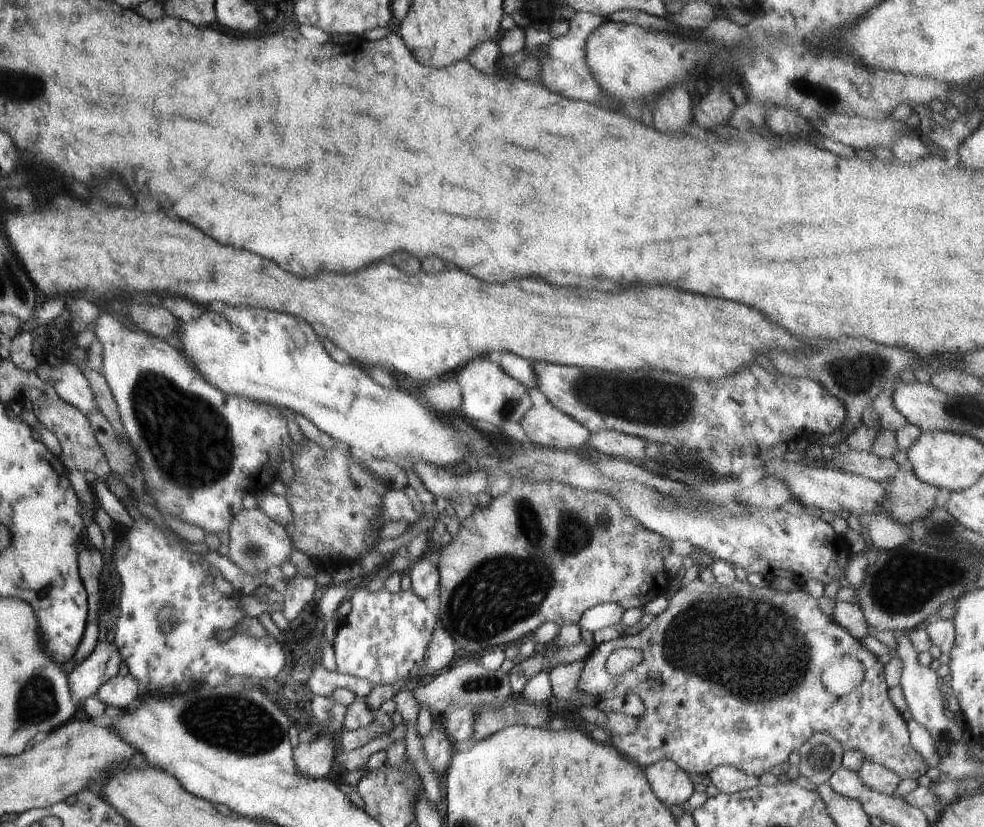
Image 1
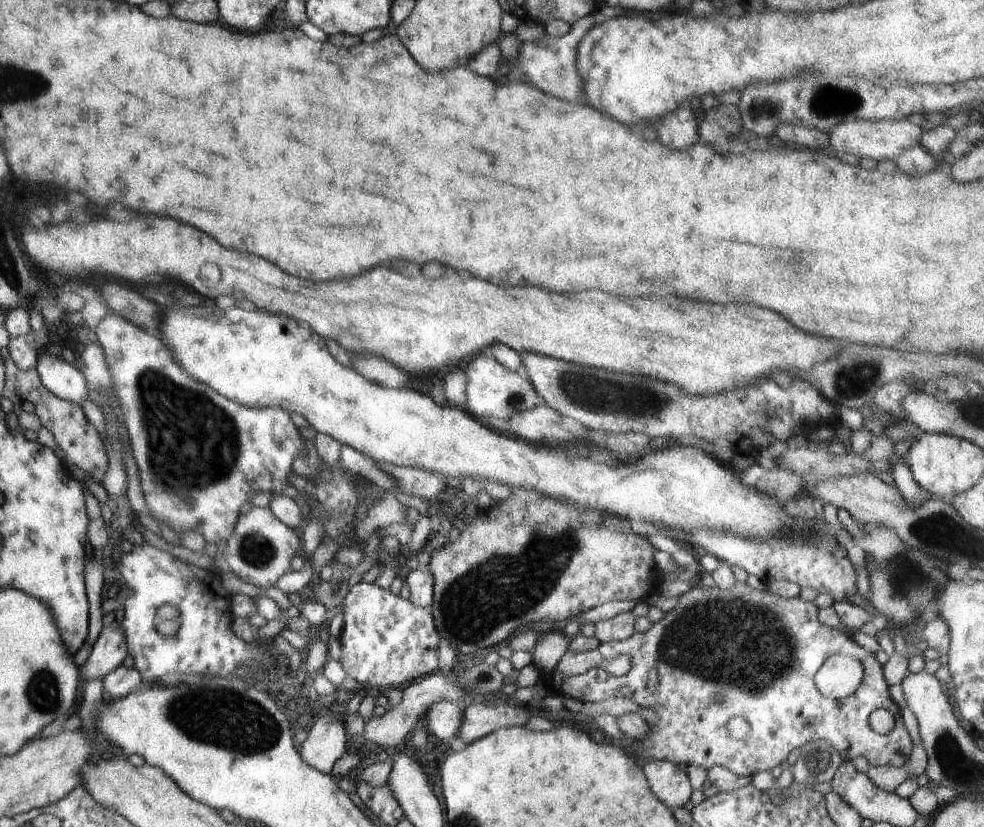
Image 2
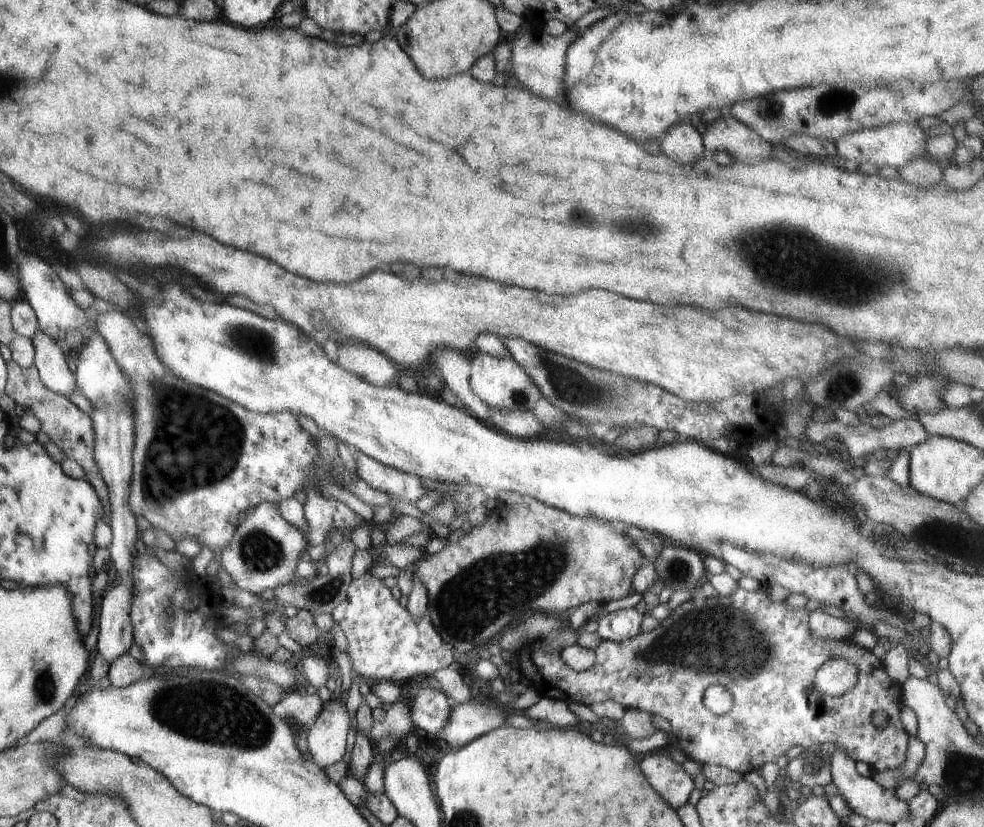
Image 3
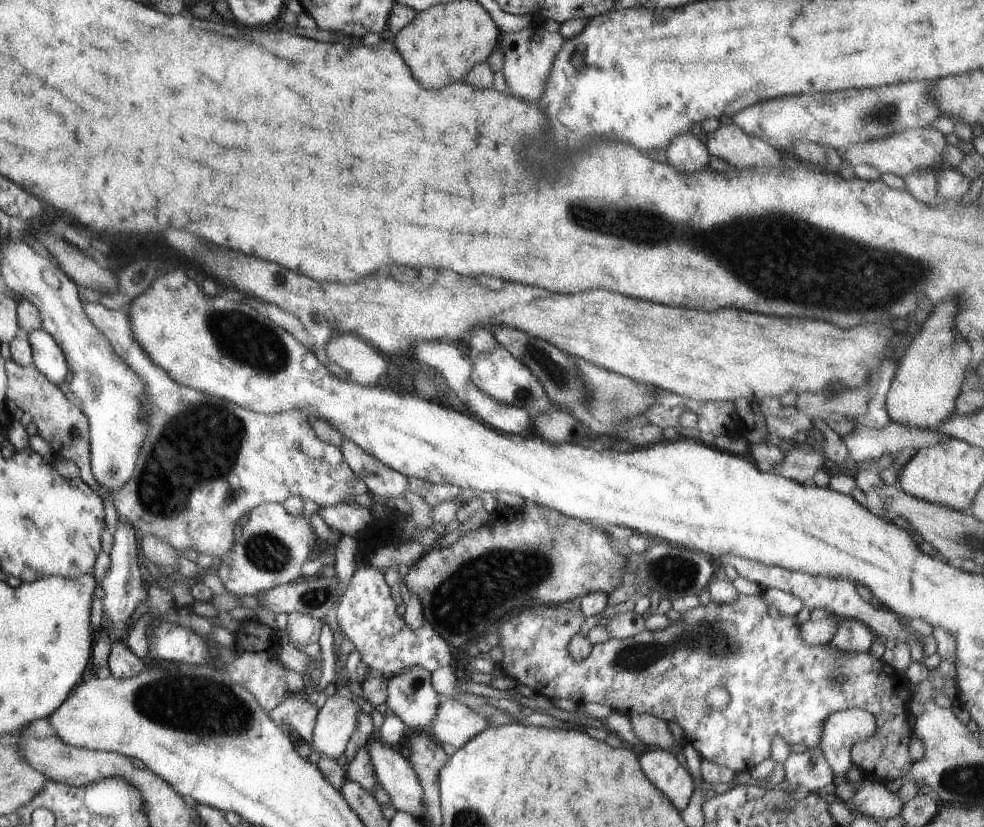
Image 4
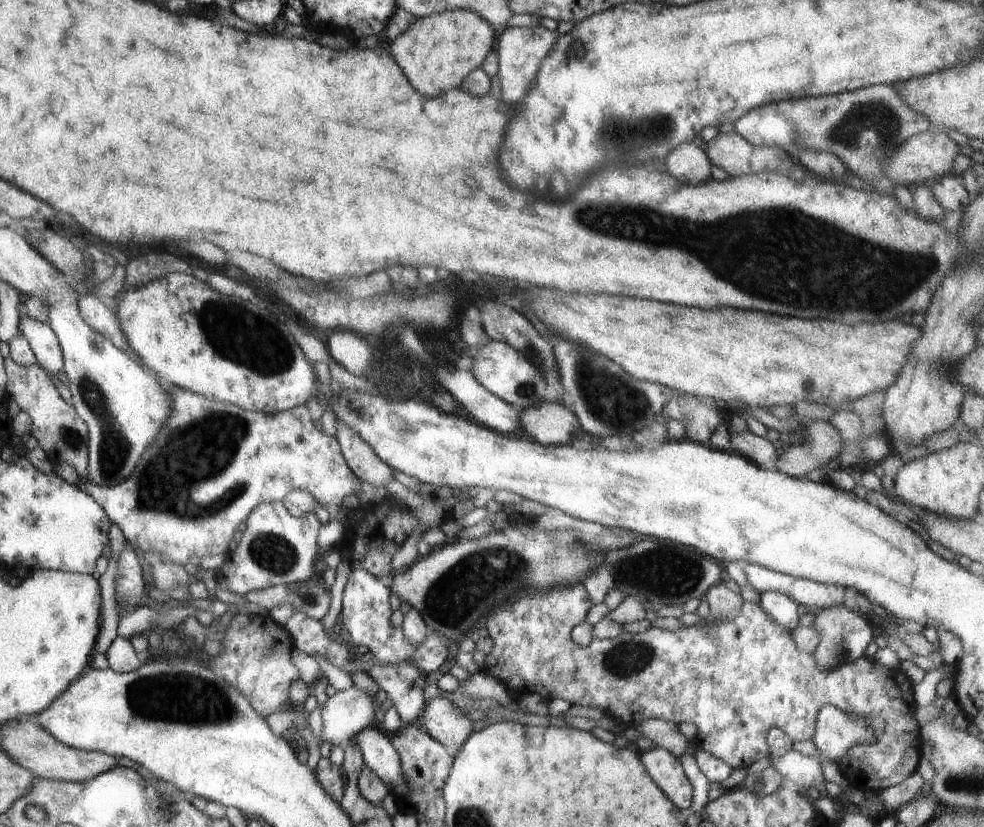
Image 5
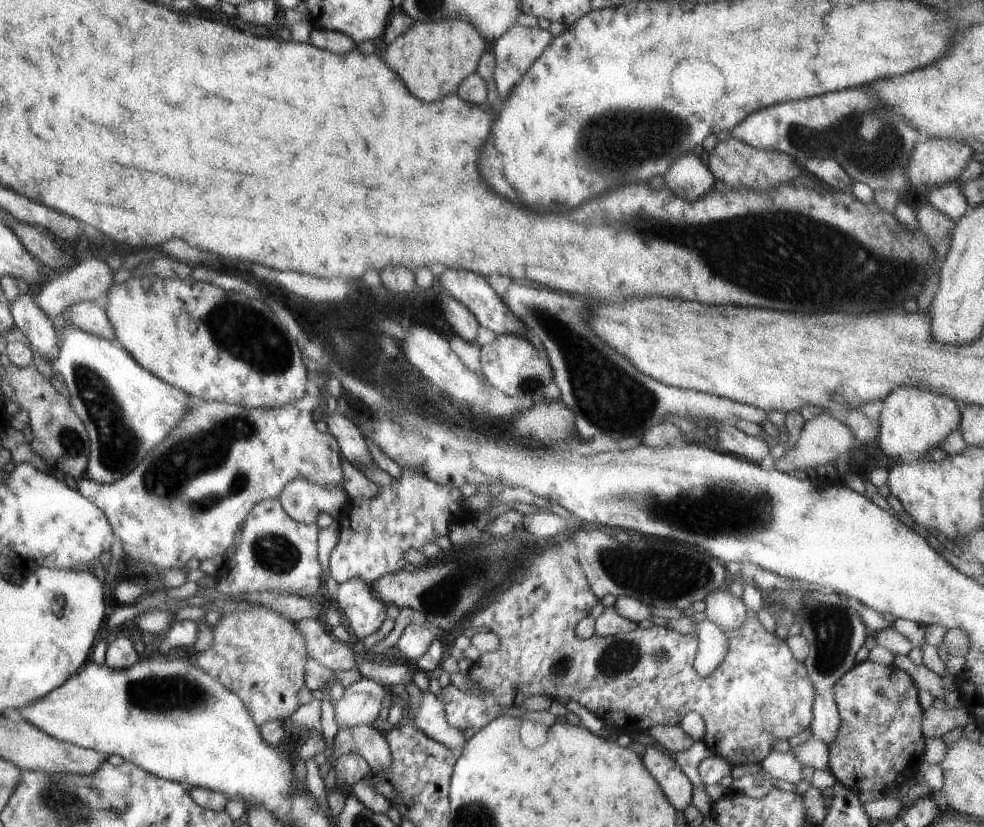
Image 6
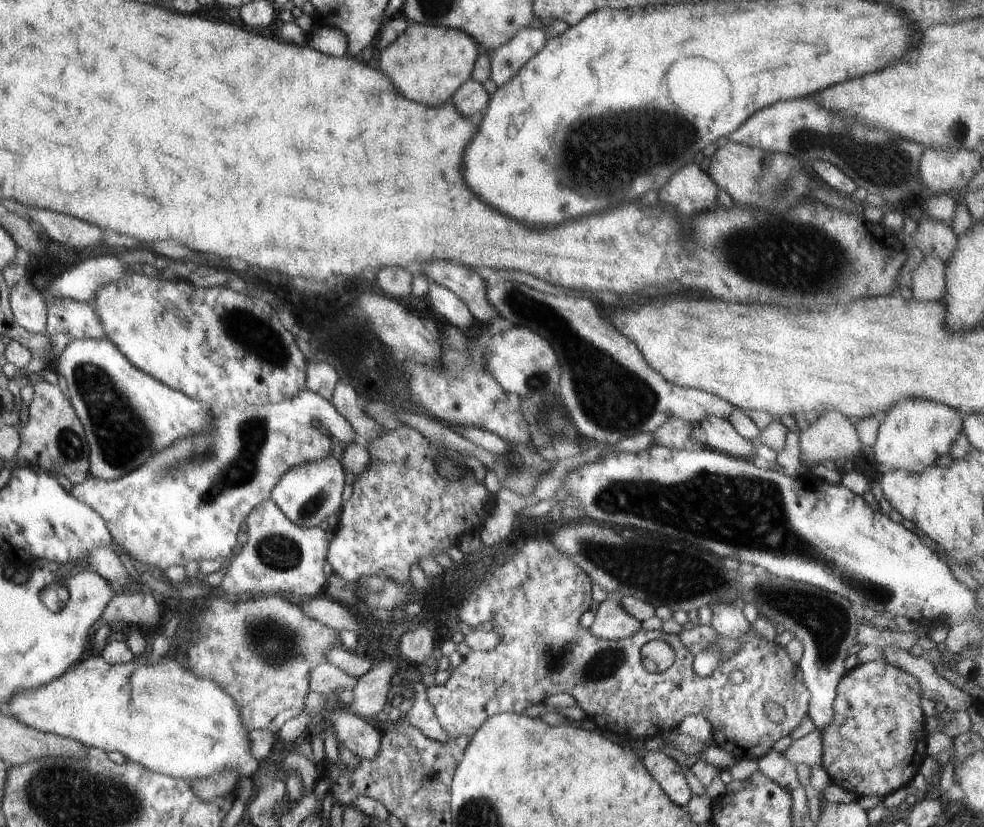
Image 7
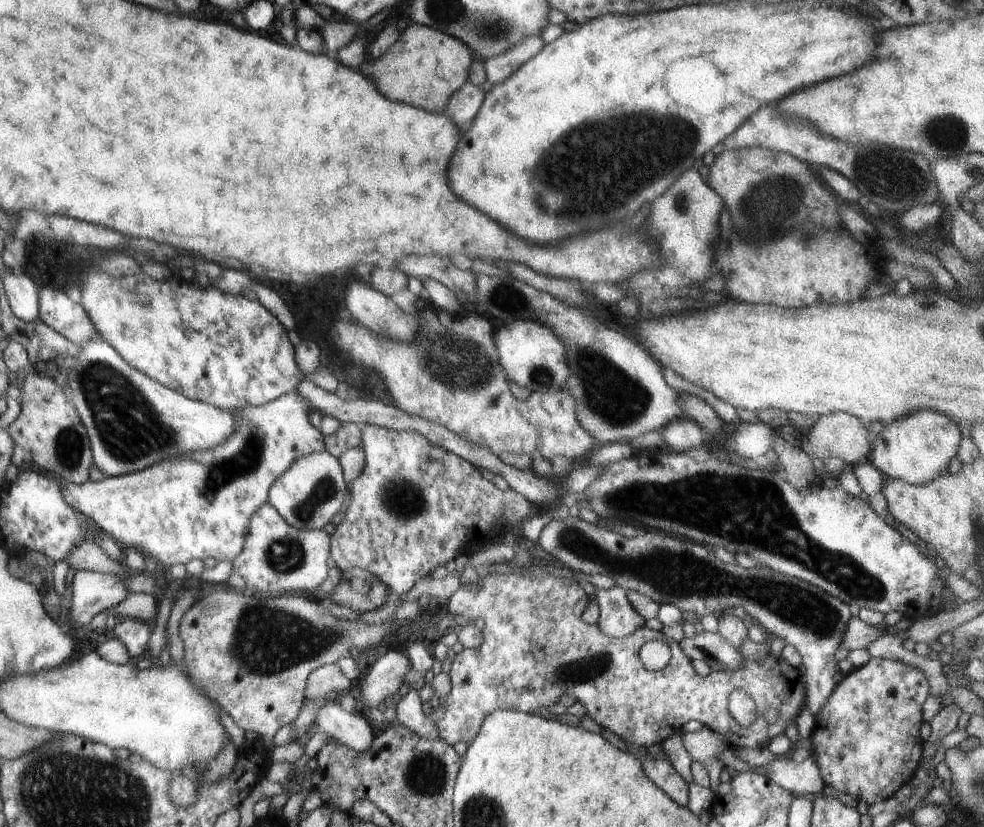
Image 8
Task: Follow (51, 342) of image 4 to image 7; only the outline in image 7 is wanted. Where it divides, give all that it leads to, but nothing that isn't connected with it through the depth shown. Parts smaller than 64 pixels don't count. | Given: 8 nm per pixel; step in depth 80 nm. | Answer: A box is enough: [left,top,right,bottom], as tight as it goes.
[9,281,48,335]

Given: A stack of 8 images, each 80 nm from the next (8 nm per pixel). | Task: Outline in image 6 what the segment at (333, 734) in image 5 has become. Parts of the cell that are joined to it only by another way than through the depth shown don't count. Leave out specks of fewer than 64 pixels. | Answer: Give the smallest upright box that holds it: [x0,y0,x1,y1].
[333,677,387,728]

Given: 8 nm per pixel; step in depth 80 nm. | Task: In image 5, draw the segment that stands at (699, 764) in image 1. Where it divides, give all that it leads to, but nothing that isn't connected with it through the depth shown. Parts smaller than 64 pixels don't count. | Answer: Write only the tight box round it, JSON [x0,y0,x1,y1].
[482,583,924,792]

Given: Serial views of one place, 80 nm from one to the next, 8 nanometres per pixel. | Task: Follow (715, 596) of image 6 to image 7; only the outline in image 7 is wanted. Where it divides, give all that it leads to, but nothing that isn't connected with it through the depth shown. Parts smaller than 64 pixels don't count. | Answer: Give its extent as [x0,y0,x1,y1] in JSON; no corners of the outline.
[709,601,749,641]

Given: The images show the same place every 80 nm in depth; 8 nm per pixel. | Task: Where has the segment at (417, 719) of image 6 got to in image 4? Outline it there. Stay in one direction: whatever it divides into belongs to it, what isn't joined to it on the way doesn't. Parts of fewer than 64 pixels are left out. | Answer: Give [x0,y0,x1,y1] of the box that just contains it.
[429,698,486,751]

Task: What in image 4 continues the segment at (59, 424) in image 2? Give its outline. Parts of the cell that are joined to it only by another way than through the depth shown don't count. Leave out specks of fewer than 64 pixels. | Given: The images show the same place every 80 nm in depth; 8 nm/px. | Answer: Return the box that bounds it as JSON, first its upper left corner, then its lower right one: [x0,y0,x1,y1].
[5,358,119,534]

